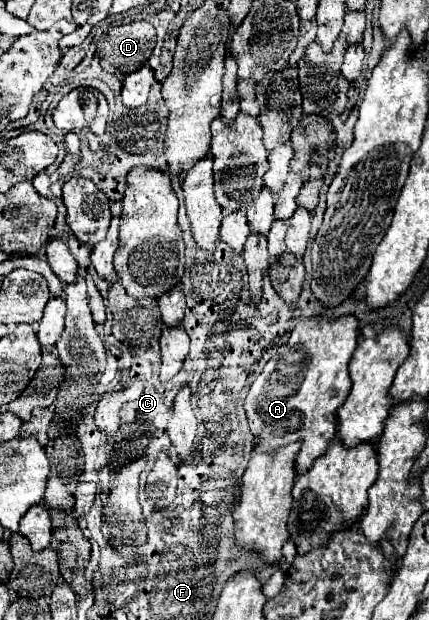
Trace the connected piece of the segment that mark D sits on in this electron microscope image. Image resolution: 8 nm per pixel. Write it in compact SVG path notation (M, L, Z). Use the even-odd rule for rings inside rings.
M131 22L123 26L107 26L103 40L99 40L99 62L109 74L129 74L147 64L155 48L155 28L149 22Z

